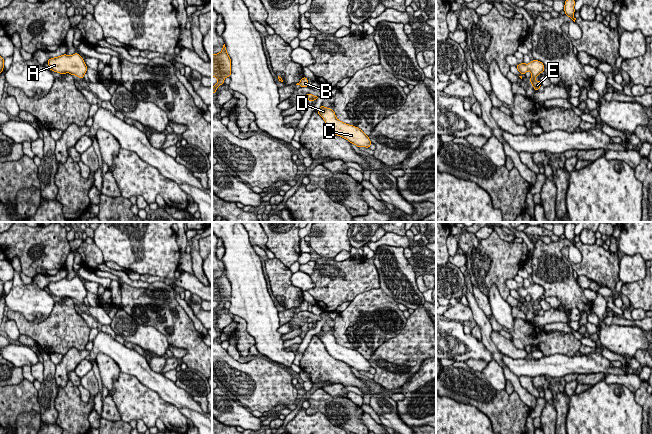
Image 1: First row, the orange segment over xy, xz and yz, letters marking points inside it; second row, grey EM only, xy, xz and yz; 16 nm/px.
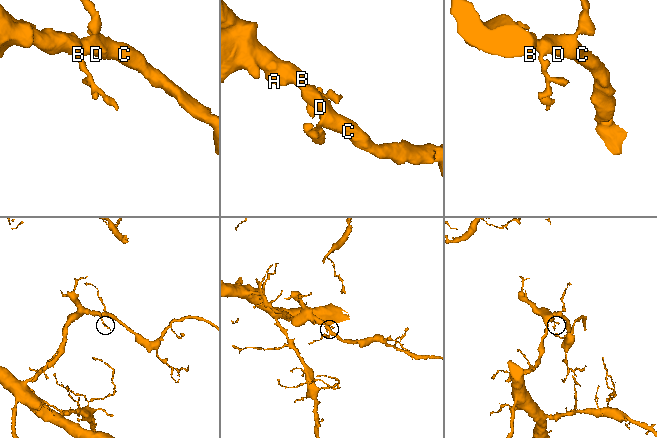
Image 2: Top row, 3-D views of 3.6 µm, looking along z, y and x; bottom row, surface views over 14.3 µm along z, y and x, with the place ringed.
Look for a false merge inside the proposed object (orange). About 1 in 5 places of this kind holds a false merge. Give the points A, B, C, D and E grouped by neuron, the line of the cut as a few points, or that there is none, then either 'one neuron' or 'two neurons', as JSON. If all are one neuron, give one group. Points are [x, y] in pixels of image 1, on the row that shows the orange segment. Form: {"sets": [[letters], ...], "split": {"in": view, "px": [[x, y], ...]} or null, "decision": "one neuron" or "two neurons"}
{"sets": [["A", "B", "C", "D", "E"]], "split": null, "decision": "one neuron"}

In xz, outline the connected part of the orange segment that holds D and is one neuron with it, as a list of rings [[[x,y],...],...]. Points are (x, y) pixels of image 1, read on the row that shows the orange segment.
[[[321,105],[317,112],[324,119],[328,129],[333,134],[345,138],[357,147],[370,148],[370,144],[372,142],[370,141],[369,137],[358,127],[348,125],[338,120],[334,110]]]

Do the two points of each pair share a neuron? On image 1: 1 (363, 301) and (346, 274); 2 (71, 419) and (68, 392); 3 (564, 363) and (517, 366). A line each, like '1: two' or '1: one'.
1: two
2: one
3: one

